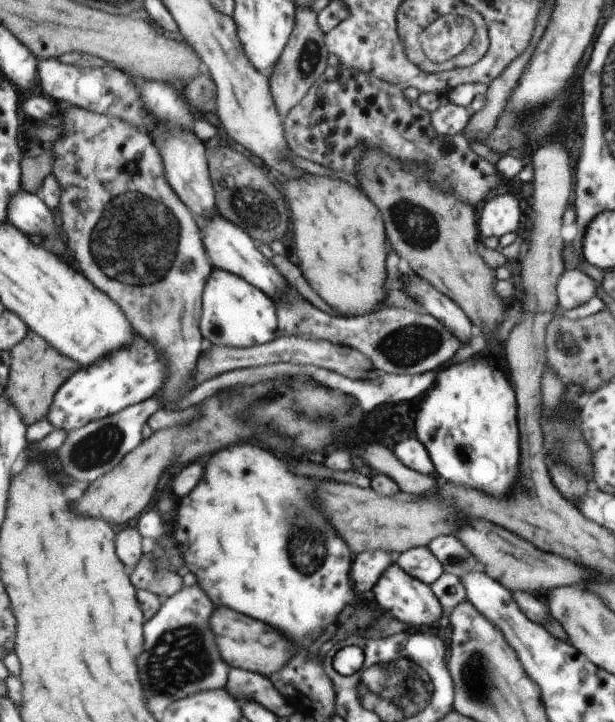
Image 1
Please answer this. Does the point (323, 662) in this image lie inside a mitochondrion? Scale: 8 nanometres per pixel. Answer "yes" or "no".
no

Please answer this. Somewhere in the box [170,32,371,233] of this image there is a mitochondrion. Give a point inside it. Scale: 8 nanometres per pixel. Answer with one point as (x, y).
(309, 56)

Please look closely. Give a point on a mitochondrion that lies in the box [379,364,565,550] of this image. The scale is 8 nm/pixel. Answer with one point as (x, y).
(462, 452)

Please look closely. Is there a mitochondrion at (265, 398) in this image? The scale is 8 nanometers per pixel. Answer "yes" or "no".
yes

